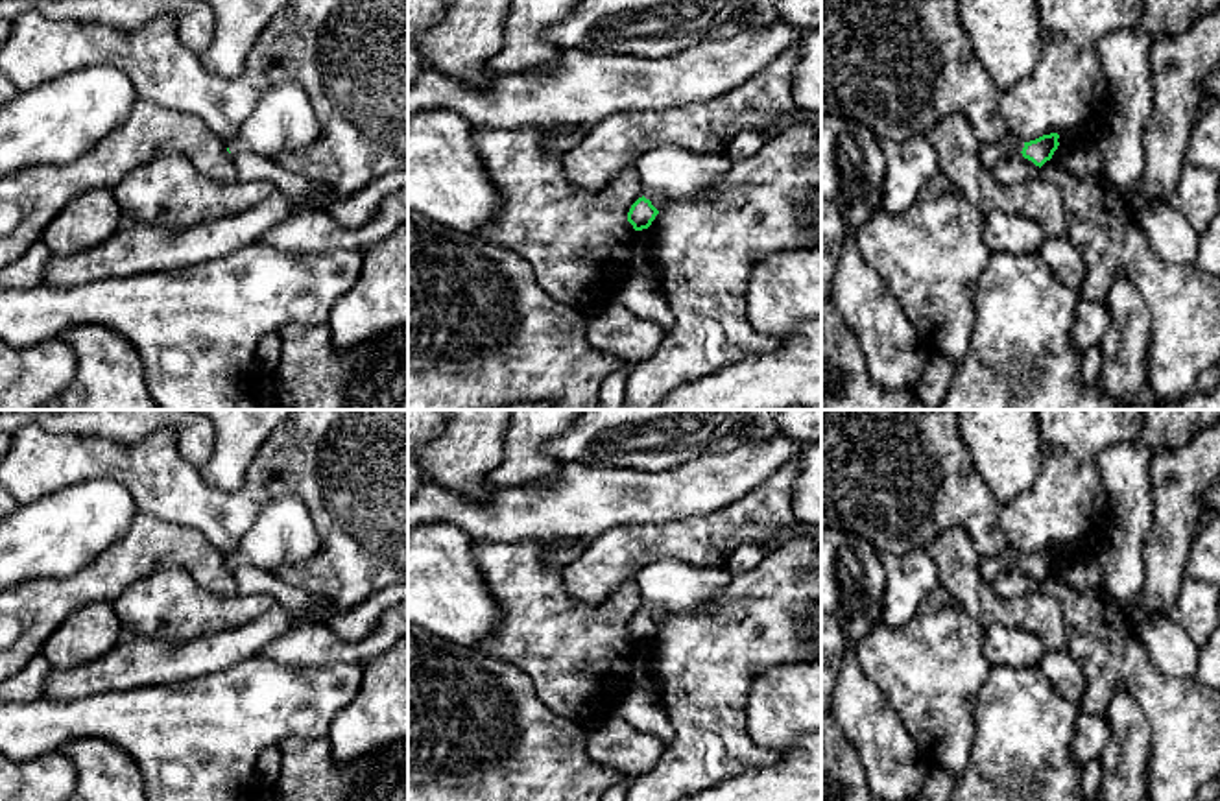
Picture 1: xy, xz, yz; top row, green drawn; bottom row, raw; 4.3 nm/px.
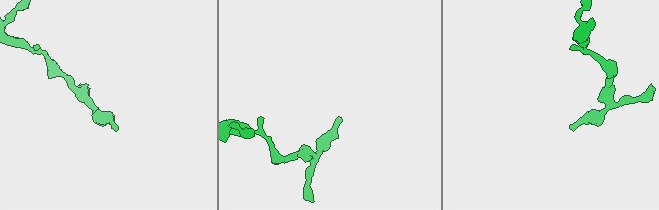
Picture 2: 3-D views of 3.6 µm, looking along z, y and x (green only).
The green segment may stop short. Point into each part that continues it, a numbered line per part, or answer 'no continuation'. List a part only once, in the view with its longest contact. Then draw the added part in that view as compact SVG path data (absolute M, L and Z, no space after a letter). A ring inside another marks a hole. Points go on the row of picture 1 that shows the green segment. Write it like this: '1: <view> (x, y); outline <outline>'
1: yz (990, 154); outline M1011 131L1006 133L997 144L980 144L980 162L987 172L997 170L997 166L1010 155L1021 153L1024 142L1017 138Z

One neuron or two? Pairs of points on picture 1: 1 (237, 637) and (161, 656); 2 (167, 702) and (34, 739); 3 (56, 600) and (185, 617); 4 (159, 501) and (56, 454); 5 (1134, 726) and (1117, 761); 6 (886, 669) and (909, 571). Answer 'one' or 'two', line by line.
1: one
2: one
3: two
4: one
5: one
6: two

